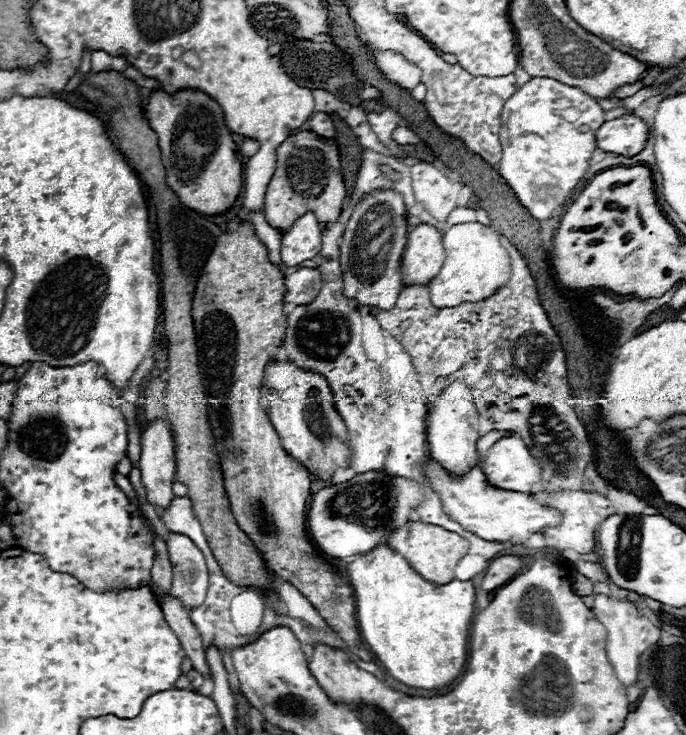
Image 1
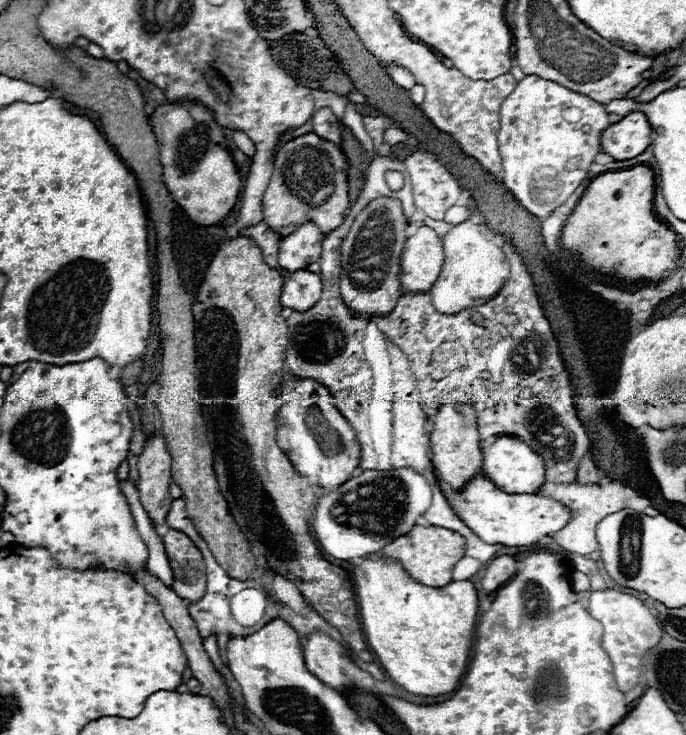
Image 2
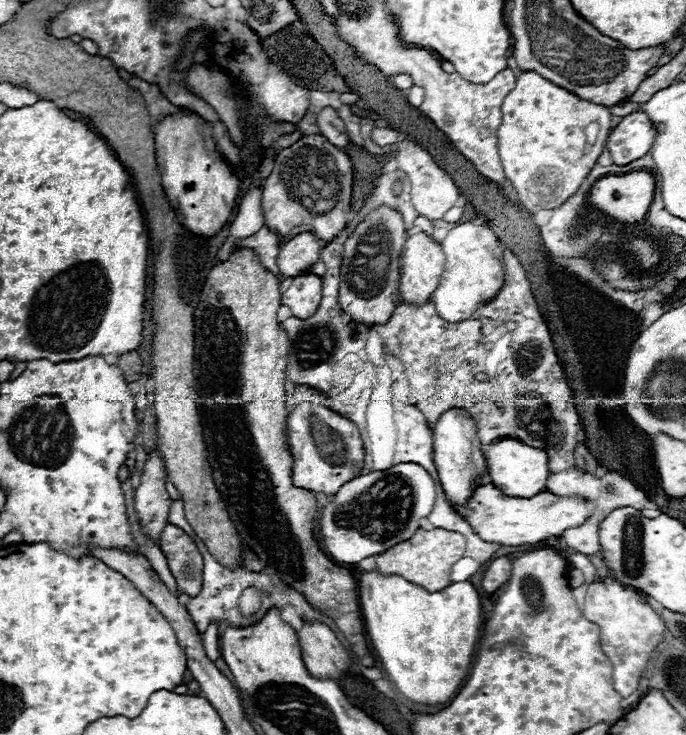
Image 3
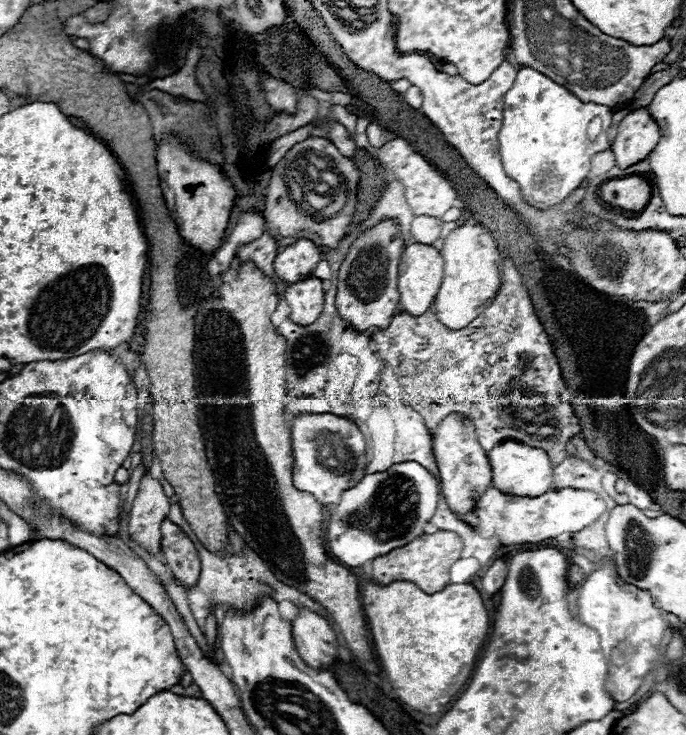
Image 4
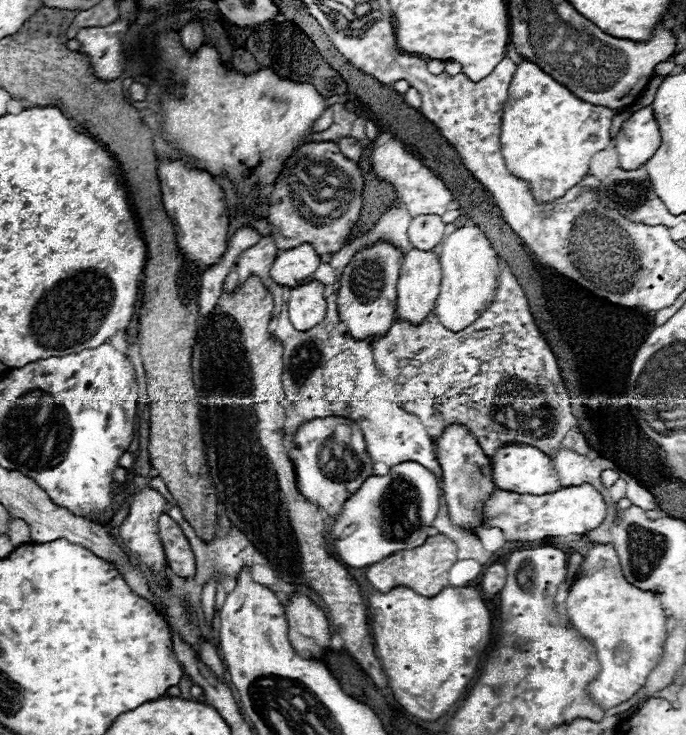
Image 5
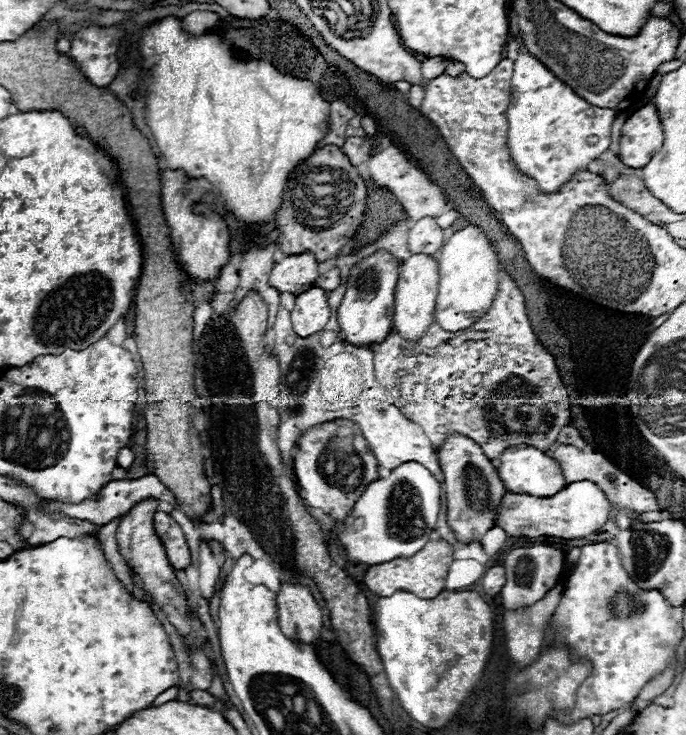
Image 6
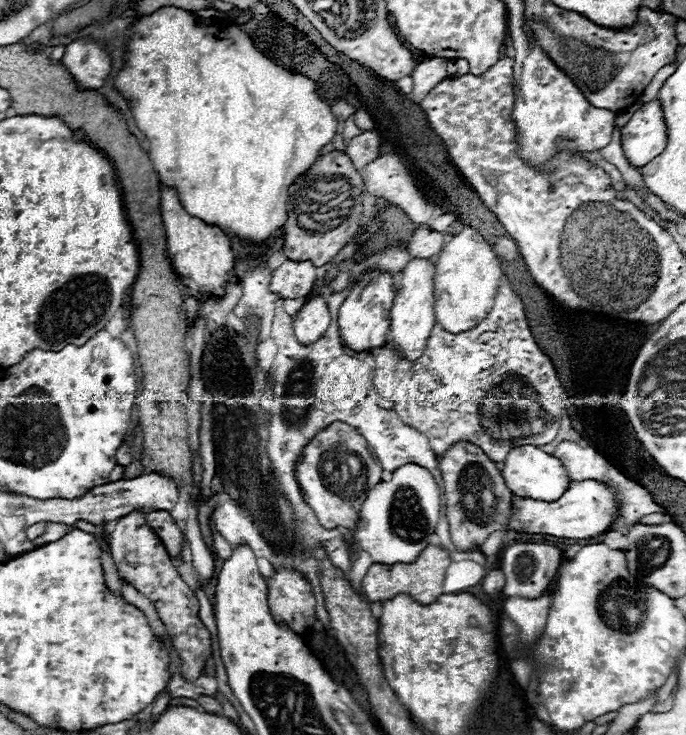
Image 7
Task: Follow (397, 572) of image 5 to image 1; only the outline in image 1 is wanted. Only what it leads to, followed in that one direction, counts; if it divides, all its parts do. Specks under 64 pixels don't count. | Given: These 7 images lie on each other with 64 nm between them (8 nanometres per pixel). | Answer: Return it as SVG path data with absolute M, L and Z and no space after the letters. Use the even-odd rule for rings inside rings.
M410 522L406 528L400 528L398 532L392 532L386 540L386 544L402 554L408 564L426 580L432 584L448 584L454 580L454 568L462 556L468 552L468 540L458 536L456 532L450 532L442 526L432 526L432 524L422 524L422 522Z

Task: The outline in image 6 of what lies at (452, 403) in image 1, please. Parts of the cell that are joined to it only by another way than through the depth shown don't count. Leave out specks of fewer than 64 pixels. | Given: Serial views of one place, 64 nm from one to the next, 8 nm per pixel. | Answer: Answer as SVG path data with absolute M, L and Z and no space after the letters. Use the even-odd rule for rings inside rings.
M450 436L442 448L438 448L438 462L444 472L442 490L446 494L448 508L448 524L458 542L470 544L480 542L480 538L496 526L498 508L502 504L504 494L508 492L498 476L494 464L486 458L482 448L474 444L474 440L466 436Z

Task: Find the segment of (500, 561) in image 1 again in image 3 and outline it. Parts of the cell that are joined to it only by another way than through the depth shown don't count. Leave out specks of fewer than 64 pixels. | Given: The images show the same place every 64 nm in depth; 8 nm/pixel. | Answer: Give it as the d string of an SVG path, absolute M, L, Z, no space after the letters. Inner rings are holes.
M502 556L502 558L496 558L484 572L484 578L482 578L482 588L484 592L492 594L496 592L508 578L510 578L510 572L512 572L512 562L508 556Z

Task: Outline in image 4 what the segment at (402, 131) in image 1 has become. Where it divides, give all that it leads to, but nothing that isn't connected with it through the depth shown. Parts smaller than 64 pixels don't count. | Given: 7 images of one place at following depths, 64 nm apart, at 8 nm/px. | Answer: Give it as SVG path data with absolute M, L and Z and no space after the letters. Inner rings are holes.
M368 124L368 140L372 146L382 146L386 140L384 140L384 130L378 126L378 124Z

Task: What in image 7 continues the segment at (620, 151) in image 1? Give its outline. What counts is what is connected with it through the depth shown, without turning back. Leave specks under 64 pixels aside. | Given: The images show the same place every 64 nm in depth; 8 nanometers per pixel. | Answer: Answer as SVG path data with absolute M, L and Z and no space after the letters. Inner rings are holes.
M658 100L646 102L622 128L622 150L630 164L648 164L654 156L662 154L668 142L664 112Z

